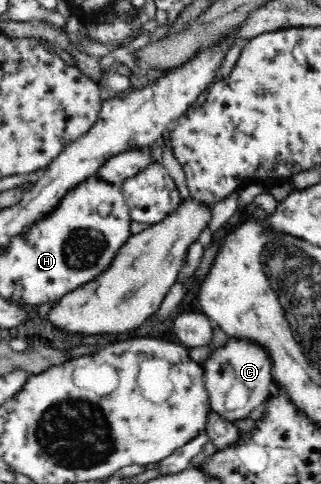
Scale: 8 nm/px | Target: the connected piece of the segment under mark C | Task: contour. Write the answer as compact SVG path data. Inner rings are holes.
M228 338L222 347L213 347L210 358L203 362L206 389L210 395L211 410L222 419L234 423L250 419L250 414L269 398L272 392L271 360L268 355L248 342Z

